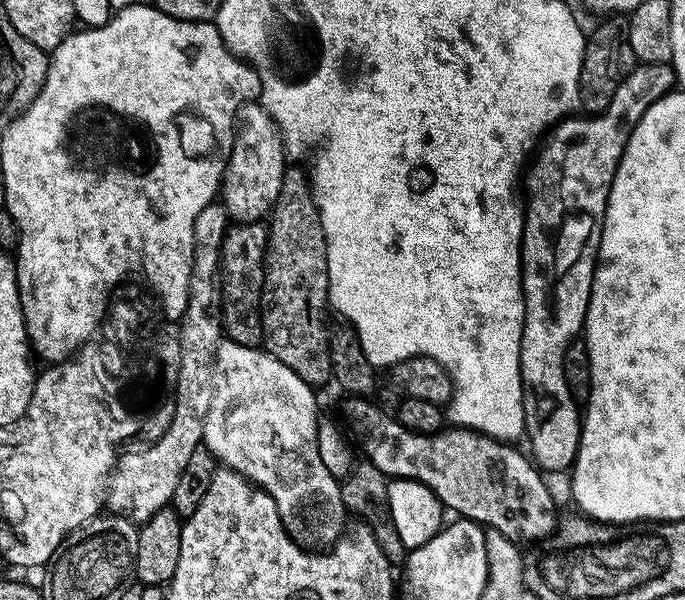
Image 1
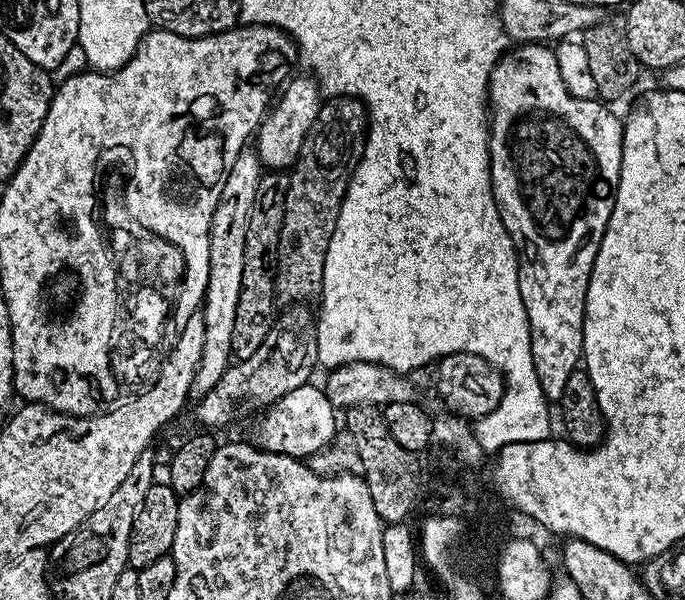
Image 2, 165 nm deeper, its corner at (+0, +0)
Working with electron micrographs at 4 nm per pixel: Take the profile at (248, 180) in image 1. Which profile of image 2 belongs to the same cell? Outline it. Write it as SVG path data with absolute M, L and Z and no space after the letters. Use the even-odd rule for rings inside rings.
M307 75L296 76L283 85L278 99L271 105L270 111L260 122L260 127L254 136L256 152L260 155L259 163L268 170L288 170L296 163L296 157L302 150L302 142L308 131L316 125L322 103L321 93L317 85Z

